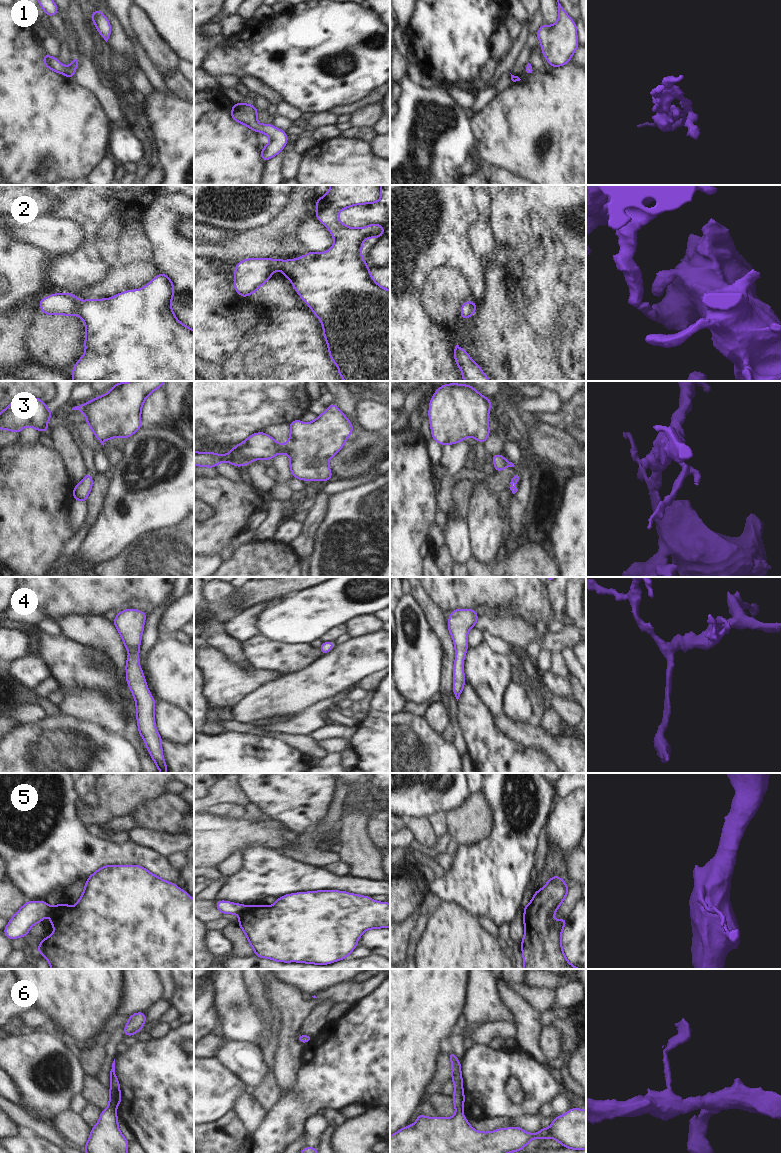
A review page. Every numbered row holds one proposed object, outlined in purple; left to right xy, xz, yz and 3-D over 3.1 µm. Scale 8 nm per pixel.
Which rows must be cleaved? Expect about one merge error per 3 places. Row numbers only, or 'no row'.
5

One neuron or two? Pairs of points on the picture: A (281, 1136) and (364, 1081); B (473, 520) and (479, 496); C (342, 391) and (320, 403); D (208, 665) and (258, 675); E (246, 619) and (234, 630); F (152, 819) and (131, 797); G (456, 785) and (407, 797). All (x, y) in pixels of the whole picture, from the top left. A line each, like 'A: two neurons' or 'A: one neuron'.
A: one neuron
B: one neuron
C: two neurons
D: one neuron
E: one neuron
F: two neurons
G: one neuron

